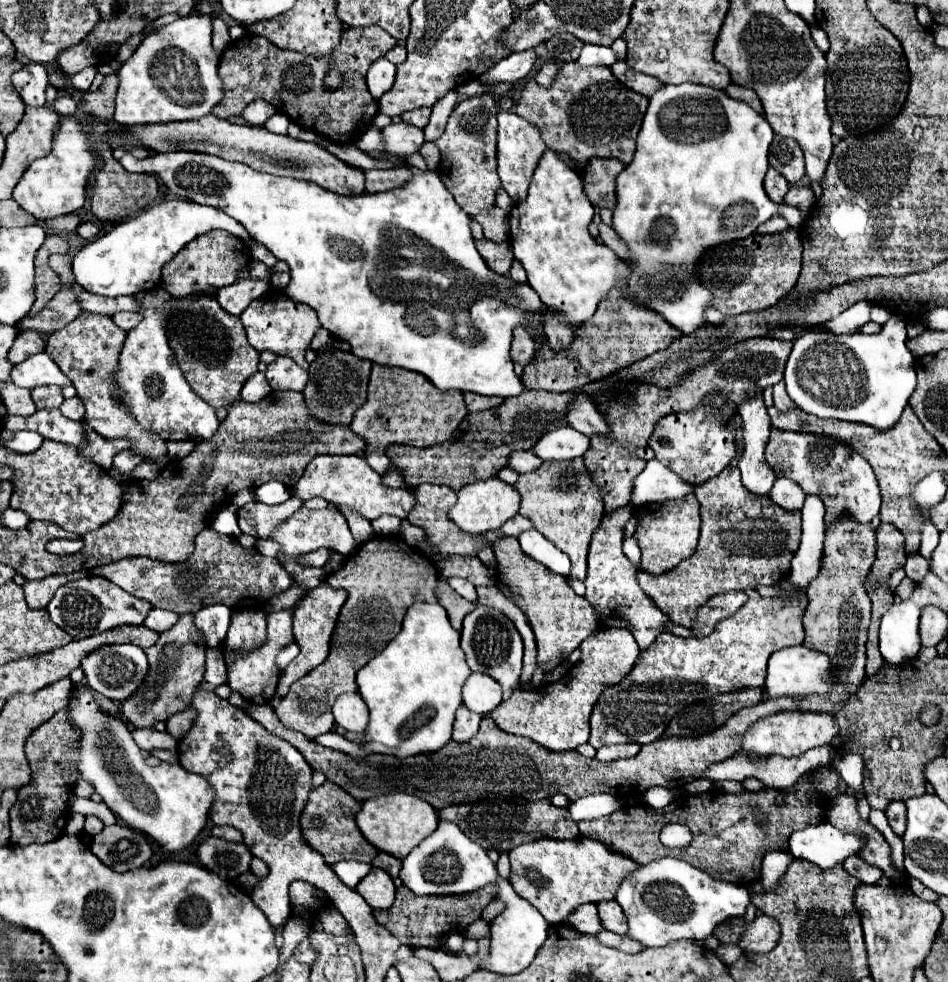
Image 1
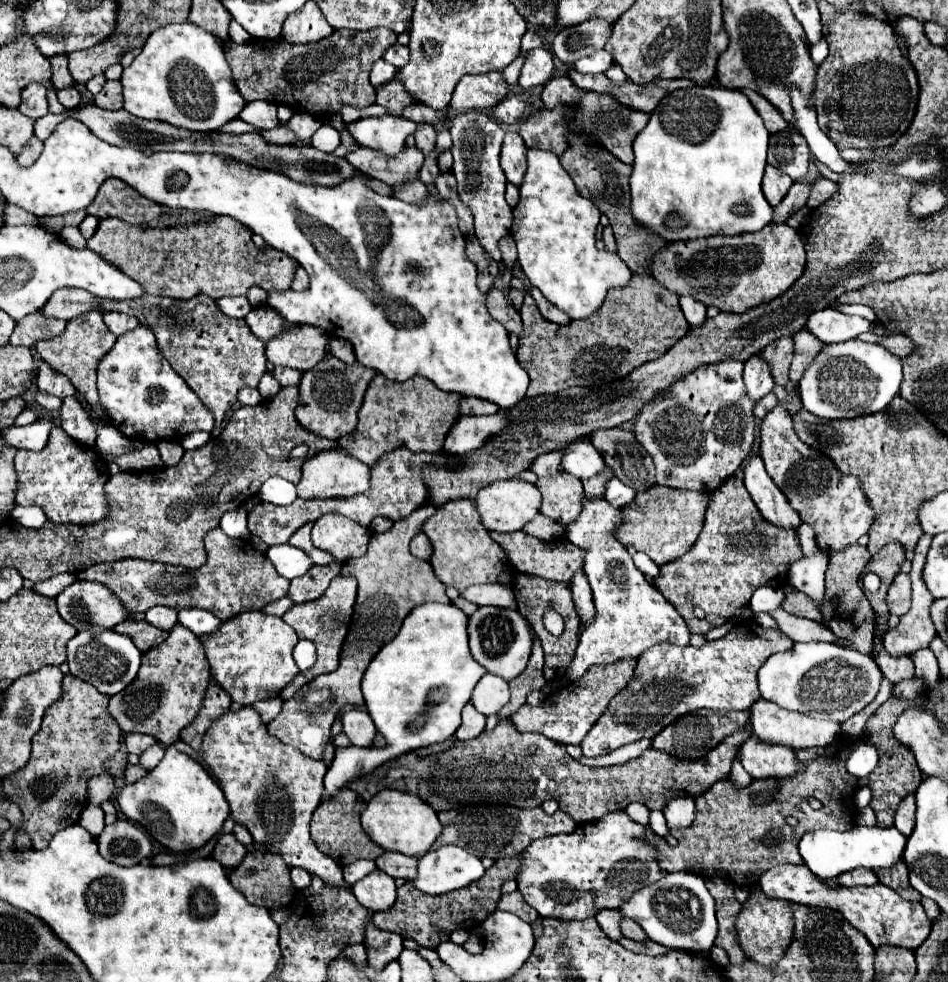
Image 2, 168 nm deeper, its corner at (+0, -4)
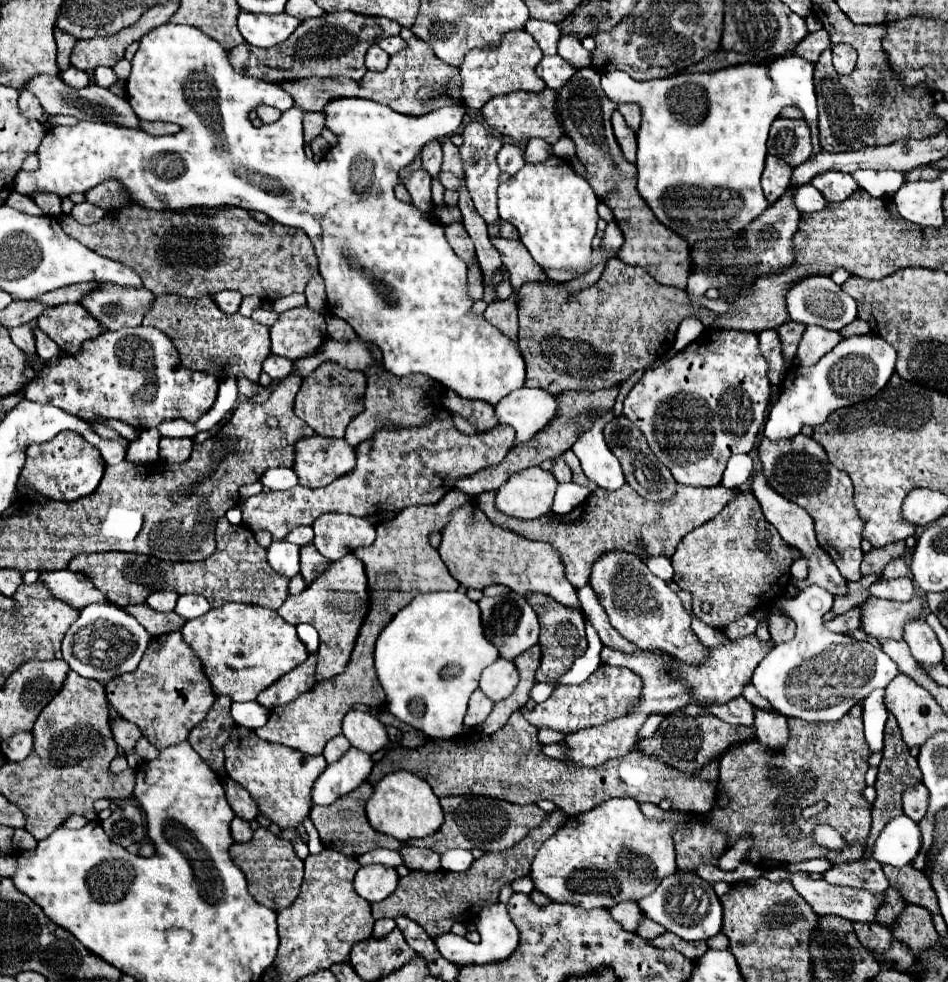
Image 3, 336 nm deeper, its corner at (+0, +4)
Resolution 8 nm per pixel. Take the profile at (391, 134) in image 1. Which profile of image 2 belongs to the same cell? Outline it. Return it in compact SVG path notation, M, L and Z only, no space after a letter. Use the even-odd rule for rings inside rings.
M405 145L397 157L387 157L385 153L369 147L359 147L345 159L359 171L385 181L387 185L399 185L399 181L411 181L417 177L423 165L423 151L419 147Z

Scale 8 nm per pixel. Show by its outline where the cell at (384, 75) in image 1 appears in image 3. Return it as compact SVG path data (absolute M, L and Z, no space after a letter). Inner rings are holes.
M373 43L371 49L369 49L367 55L365 55L365 65L367 65L367 69L369 69L369 71L383 71L383 69L387 67L387 61L389 61L389 55L387 55L383 49L379 49L377 43Z

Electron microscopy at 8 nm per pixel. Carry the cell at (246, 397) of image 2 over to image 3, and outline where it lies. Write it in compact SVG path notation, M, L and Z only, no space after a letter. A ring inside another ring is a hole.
M239 377L239 393L243 395L243 397L253 397L255 393L259 391L259 385L255 385L255 383L251 383L247 377Z

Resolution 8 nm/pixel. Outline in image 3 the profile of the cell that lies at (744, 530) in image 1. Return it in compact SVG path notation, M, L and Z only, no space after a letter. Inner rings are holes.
M745 491L741 497L735 501L729 501L723 511L713 517L709 523L703 523L695 531L687 533L683 541L679 543L675 555L671 557L675 577L673 581L689 591L693 595L693 613L699 617L703 623L723 631L729 623L751 615L755 609L765 609L771 607L777 599L781 599L787 593L789 577L791 577L791 563L799 559L801 553L797 549L791 549L787 545L777 529L763 517L761 507L751 491Z

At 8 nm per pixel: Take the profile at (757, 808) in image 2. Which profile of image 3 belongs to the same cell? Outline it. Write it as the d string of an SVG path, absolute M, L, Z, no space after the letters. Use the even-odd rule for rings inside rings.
M855 705L835 723L789 719L789 741L781 751L769 751L759 741L751 739L723 753L719 761L719 781L729 799L729 807L713 807L707 815L707 823L723 831L729 845L743 833L749 833L753 847L747 853L747 861L759 869L765 867L765 841L769 869L821 857L829 859L833 865L859 861L871 829L871 805L863 797L869 755L871 749L863 735L861 705ZM817 801L827 801L827 809L811 819L803 819L801 811ZM815 825L831 825L851 845L843 851L823 849L813 841Z

